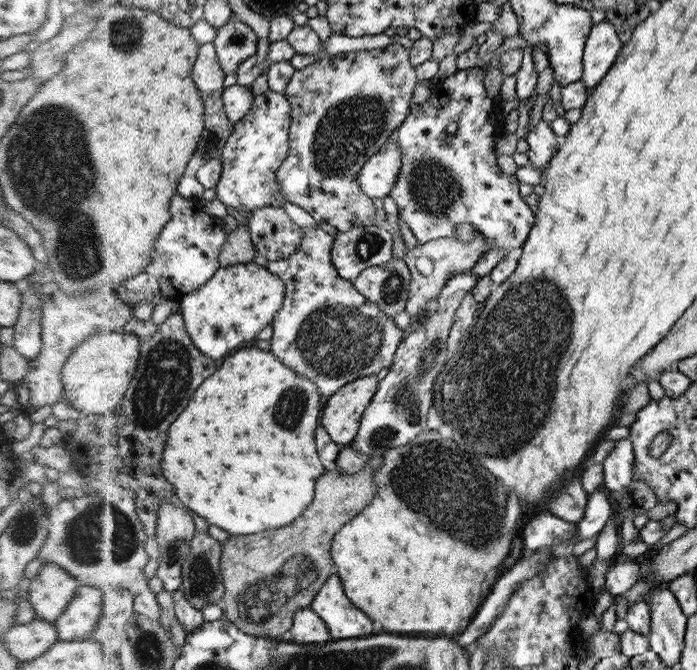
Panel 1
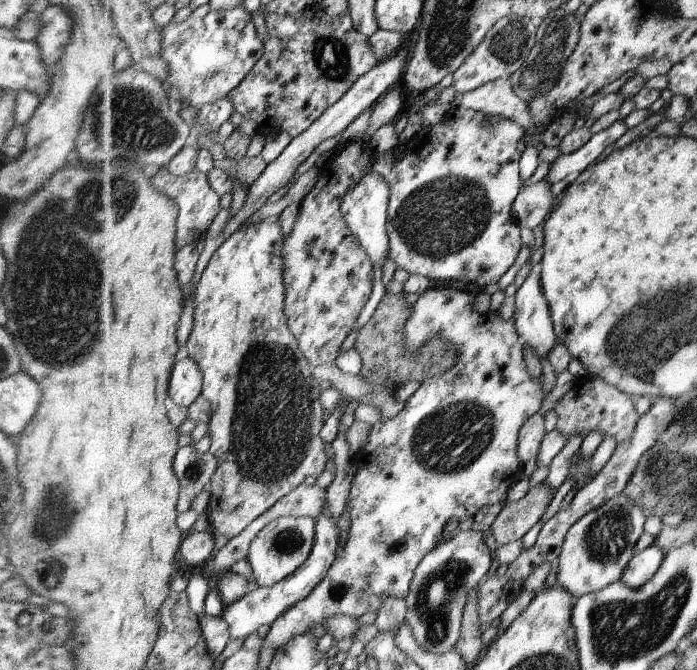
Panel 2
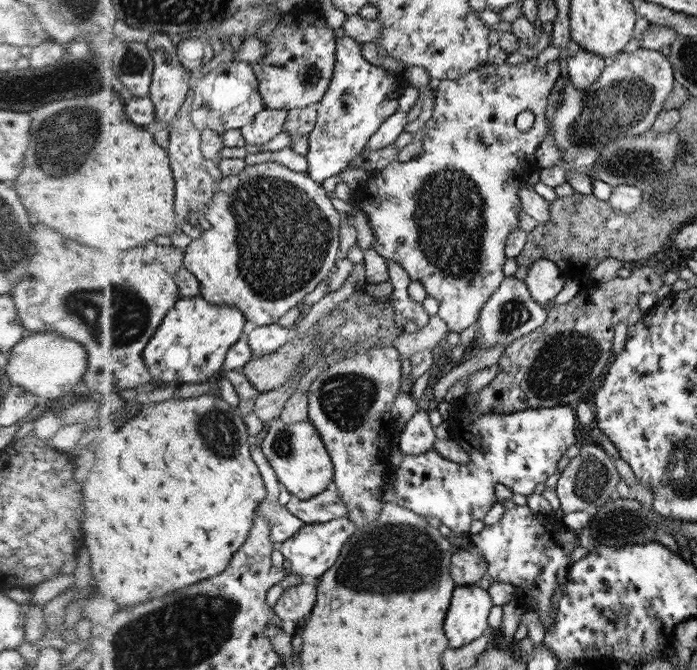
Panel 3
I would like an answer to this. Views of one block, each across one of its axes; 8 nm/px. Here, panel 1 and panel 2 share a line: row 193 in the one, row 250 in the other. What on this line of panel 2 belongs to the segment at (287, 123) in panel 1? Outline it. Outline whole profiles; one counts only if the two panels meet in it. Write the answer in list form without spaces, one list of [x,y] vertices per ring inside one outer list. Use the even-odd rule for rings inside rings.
[[[268,218],[260,224],[254,226],[245,226],[236,234],[229,237],[222,246],[214,253],[209,265],[205,269],[201,281],[197,286],[195,295],[196,306],[196,324],[194,332],[191,334],[187,350],[188,356],[194,358],[205,374],[205,383],[203,386],[203,394],[212,402],[212,420],[210,420],[209,432],[207,433],[212,439],[210,450],[218,456],[220,460],[220,468],[214,475],[212,480],[212,497],[208,506],[208,518],[211,524],[213,534],[220,534],[232,541],[239,534],[242,534],[252,525],[257,518],[262,514],[266,514],[268,510],[273,509],[283,498],[289,497],[294,490],[298,490],[300,486],[305,486],[305,480],[308,476],[320,476],[326,470],[326,464],[332,454],[331,447],[320,436],[320,432],[324,430],[324,415],[325,409],[322,408],[322,388],[320,382],[314,380],[313,365],[308,356],[304,354],[297,335],[293,330],[290,330],[289,316],[286,314],[287,301],[287,286],[286,286],[286,262],[285,262],[285,240],[284,228],[277,219]]]

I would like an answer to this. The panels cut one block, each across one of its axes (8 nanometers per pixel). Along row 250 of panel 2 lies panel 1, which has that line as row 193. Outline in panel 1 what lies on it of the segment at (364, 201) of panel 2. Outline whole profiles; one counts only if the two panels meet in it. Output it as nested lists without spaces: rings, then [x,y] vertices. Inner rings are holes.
[[[397,135],[389,136],[381,151],[362,168],[358,178],[360,188],[374,198],[386,198],[391,193],[401,169],[401,151]]]

